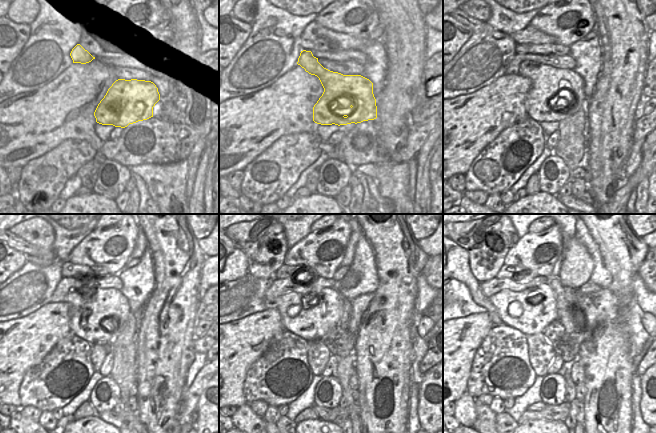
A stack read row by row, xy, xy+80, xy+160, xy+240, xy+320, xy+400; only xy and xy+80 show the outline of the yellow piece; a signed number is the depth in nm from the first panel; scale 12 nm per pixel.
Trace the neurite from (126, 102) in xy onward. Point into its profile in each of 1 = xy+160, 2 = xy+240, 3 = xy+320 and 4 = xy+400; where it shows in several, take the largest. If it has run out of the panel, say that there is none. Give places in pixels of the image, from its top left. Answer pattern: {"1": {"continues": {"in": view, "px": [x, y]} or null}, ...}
{"1": {"continues": {"in": "xy+160", "px": [549, 88]}}, "2": {"continues": {"in": "xy+240", "px": [91, 314]}}, "3": {"continues": {"in": "xy+320", "px": [311, 316]}}, "4": {"continues": {"in": "xy+400", "px": [513, 309]}}}

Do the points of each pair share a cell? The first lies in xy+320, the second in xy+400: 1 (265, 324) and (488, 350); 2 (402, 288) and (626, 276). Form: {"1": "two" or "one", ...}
{"1": "two", "2": "one"}

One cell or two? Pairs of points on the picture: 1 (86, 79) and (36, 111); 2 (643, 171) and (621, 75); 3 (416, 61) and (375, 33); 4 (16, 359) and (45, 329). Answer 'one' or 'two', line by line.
1: one
2: two
3: two
4: one

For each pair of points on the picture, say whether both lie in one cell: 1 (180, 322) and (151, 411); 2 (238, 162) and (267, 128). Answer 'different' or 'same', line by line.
1: same
2: same

